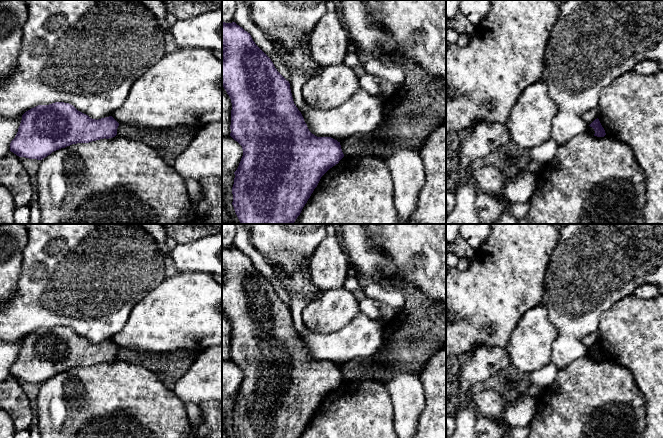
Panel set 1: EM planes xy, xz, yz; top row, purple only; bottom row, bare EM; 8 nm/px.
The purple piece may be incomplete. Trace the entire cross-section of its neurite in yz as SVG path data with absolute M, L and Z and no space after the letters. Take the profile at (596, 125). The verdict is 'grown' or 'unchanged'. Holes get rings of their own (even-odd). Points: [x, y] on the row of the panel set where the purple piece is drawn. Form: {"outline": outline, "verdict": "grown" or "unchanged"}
{"outline": "M595 119L590 125L590 127L592 127L595 131L594 136L597 137L604 137L606 135L604 128L602 127L599 119Z", "verdict": "unchanged"}

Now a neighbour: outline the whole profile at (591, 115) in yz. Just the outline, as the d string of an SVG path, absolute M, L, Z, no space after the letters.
M595 108L595 109L587 111L583 115L583 119L588 125L590 125L595 119L598 118L598 116L599 116L599 109Z

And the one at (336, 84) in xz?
M344 63L323 67L321 73L302 86L305 102L317 109L334 110L346 103L361 87L359 72Z

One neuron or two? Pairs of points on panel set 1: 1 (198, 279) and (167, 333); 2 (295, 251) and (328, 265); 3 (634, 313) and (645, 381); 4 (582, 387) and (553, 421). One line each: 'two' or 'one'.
1: one
2: two
3: one
4: one

